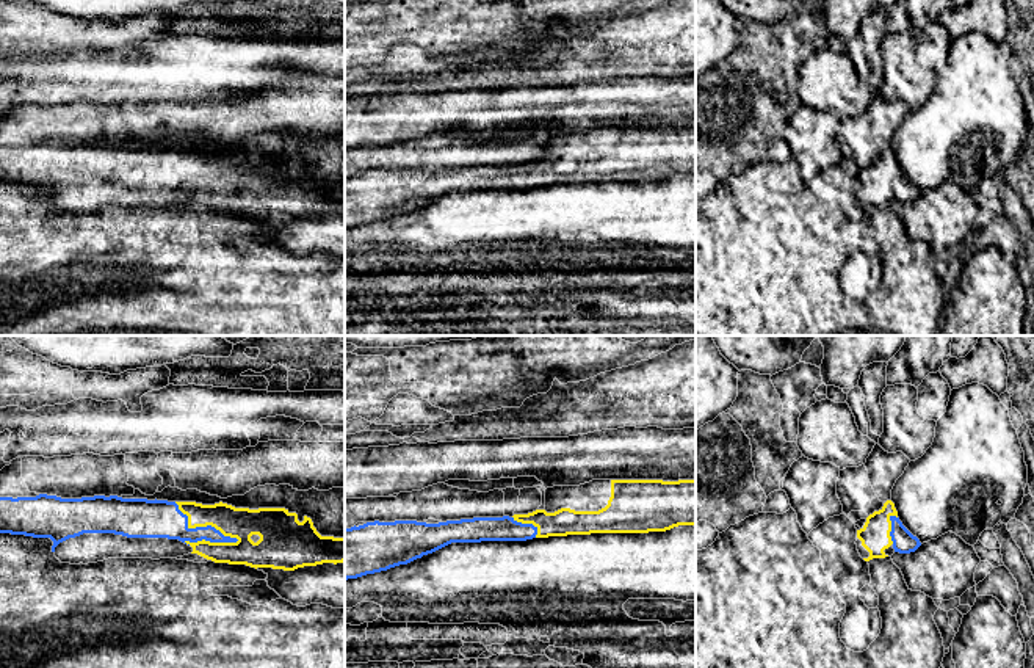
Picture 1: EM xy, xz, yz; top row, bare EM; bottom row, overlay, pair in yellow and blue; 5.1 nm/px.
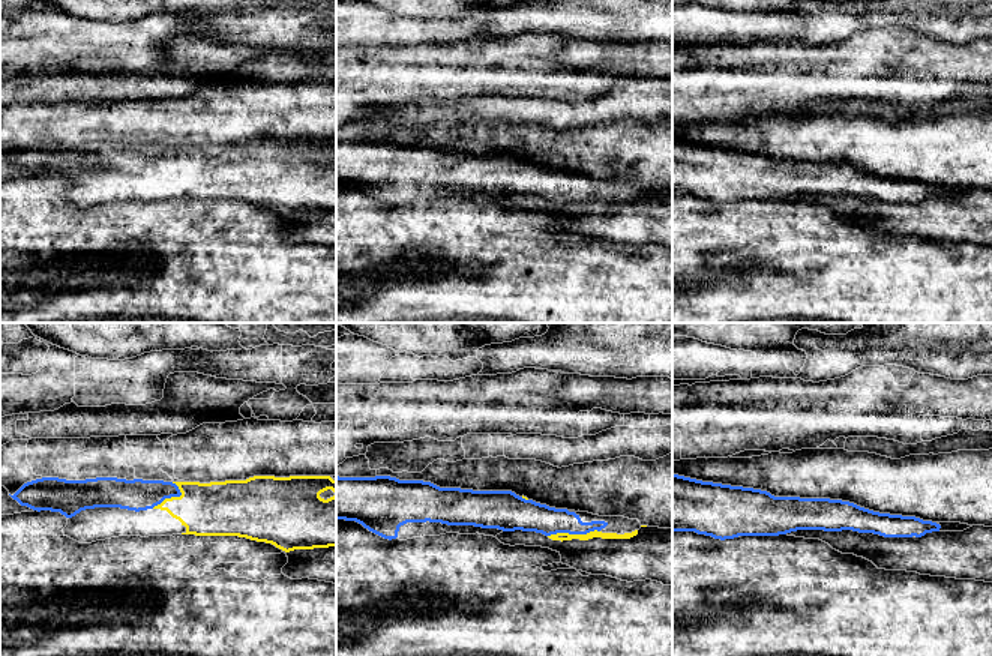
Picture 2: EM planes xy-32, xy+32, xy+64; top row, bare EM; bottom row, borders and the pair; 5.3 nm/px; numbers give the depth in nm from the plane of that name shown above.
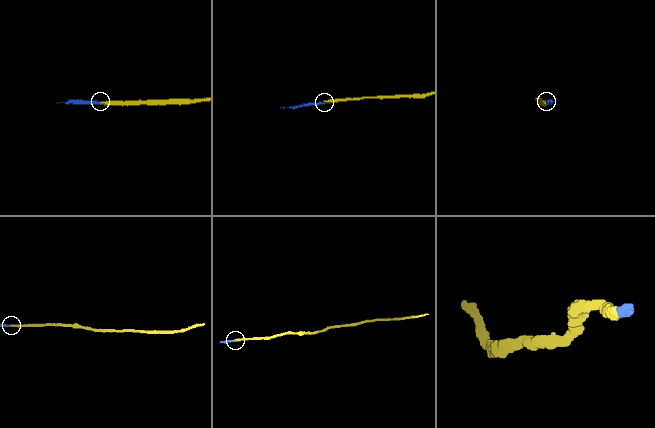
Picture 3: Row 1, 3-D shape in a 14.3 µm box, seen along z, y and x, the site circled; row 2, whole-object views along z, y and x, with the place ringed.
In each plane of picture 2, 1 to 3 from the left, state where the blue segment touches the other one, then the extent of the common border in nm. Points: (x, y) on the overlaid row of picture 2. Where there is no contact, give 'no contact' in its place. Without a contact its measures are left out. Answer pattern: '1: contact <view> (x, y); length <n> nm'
1: contact xy-32 (171, 497); length 190 nm
2: contact xy+32 (574, 535); length 280 nm
3: no contact

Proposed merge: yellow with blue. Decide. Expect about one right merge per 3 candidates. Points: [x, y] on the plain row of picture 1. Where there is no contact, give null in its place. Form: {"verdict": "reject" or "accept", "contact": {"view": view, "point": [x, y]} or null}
{"verdict": "accept", "contact": {"view": "xy", "point": [202, 174]}}

